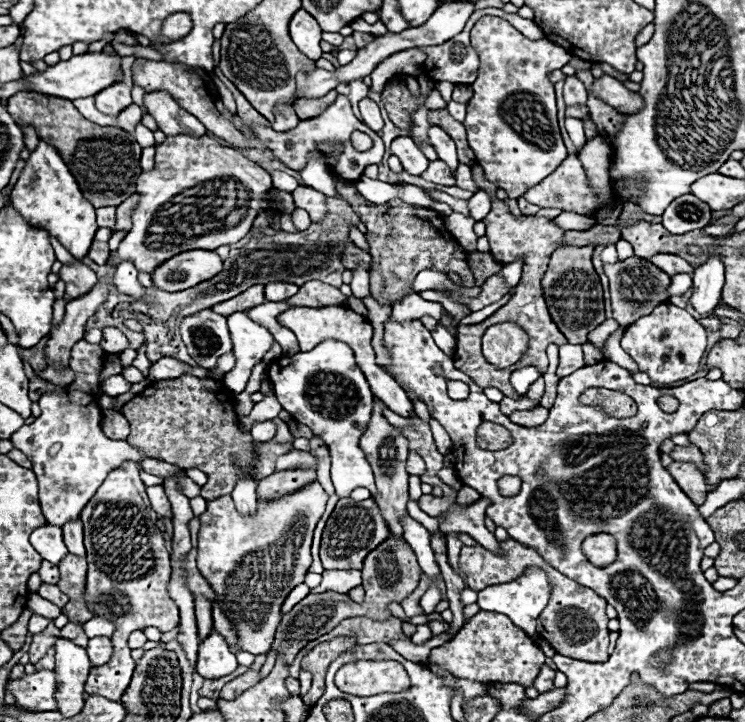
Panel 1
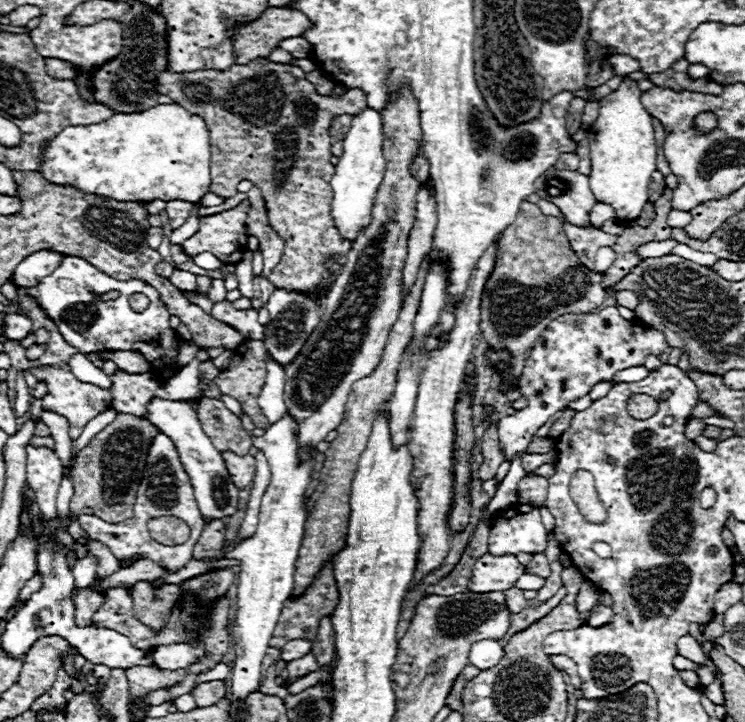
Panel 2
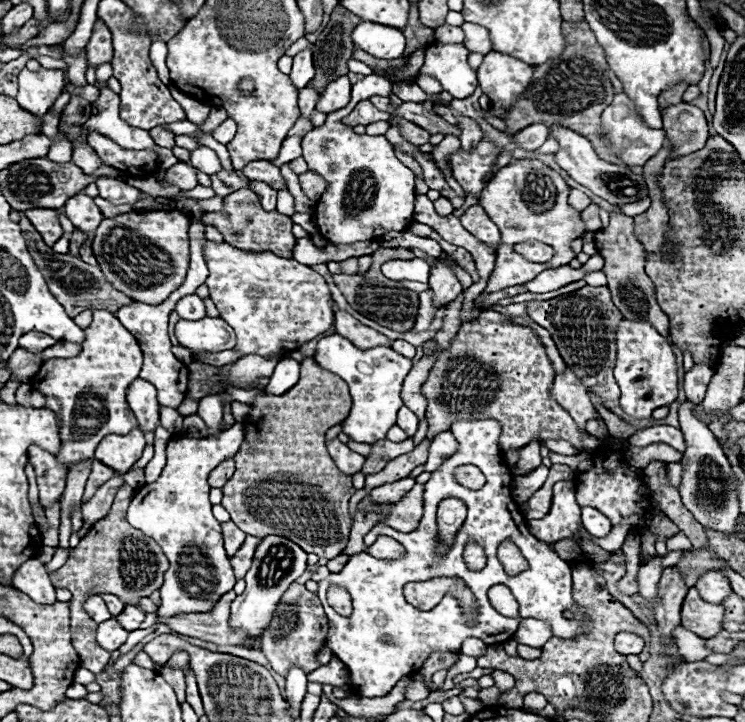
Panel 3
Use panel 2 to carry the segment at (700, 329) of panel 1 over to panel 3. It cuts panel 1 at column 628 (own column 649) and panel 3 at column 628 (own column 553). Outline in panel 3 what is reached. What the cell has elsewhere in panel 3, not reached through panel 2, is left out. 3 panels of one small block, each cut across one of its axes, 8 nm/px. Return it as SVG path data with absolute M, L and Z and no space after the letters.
M622 320L616 332L616 348L618 356L614 366L614 378L622 390L620 406L626 414L638 420L646 420L656 408L670 406L676 400L678 378L672 346L648 322Z

